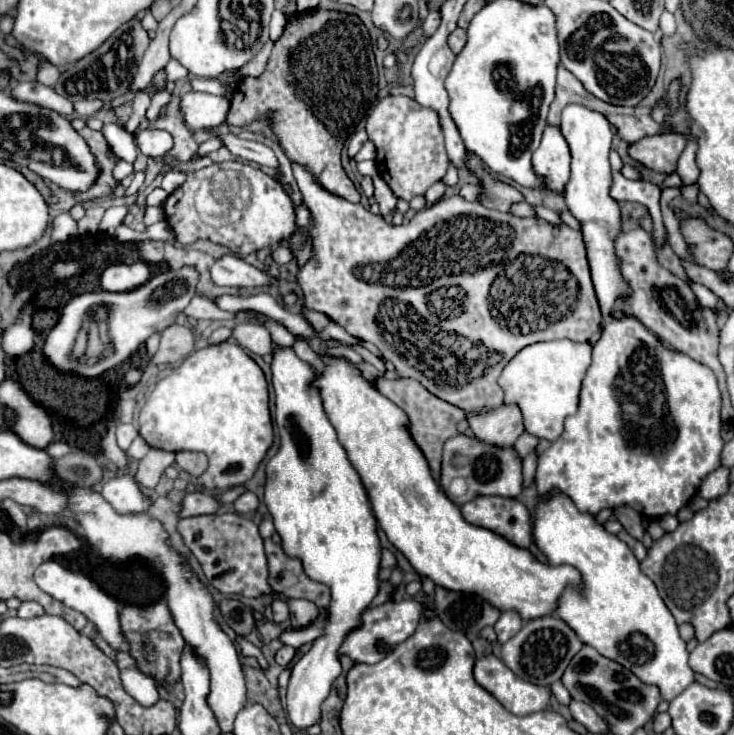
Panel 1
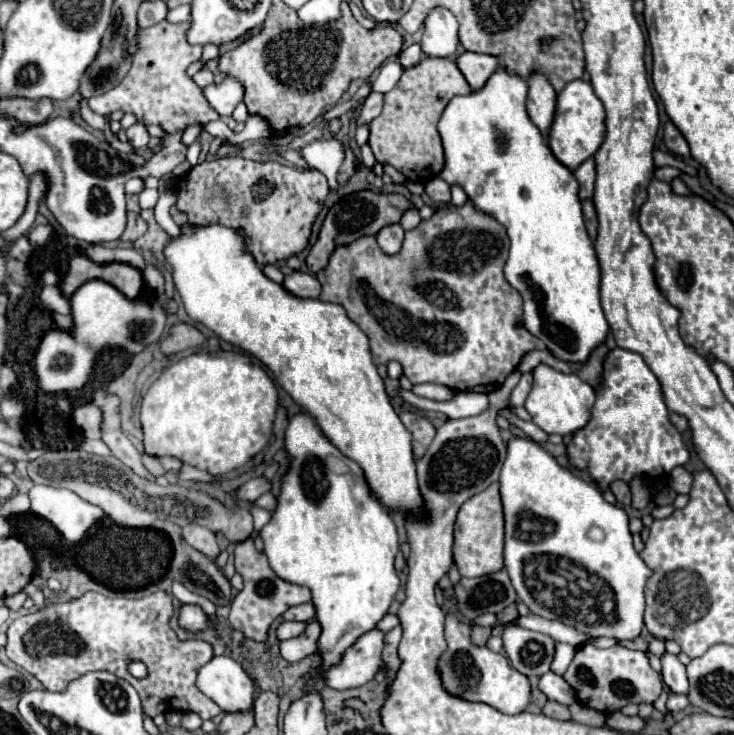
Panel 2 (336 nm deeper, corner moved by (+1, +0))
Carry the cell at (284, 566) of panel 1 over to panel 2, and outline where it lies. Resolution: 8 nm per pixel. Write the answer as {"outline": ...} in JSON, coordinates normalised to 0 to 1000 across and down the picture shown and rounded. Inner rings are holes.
{"outline":[[[337,732],[323,740],[320,751],[320,776],[331,784],[331,803],[315,816],[315,830],[312,830],[312,846],[320,857],[331,860],[337,868],[347,873],[364,873],[364,860],[369,849],[396,824],[416,822],[424,816],[421,800],[388,792],[377,786],[377,781],[366,773],[364,756],[358,751],[350,751],[345,743],[345,735]]]}

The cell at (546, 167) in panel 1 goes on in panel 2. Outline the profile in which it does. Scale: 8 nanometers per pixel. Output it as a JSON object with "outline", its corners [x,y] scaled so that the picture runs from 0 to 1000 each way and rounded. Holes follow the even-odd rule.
{"outline":[[[723,98],[723,103],[718,106],[718,117],[718,155],[726,163],[726,169],[737,177],[737,182],[745,188],[748,171],[756,158],[759,128],[740,98]]]}

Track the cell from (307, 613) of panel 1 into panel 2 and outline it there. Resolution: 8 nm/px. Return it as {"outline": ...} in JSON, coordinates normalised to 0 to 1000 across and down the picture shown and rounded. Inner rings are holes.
{"outline":[[[432,844],[421,846],[418,849],[418,857],[405,865],[405,868],[396,868],[396,871],[388,871],[383,873],[383,893],[391,898],[391,901],[407,901],[424,890],[429,890],[435,884],[435,863],[437,863],[437,852]]]}

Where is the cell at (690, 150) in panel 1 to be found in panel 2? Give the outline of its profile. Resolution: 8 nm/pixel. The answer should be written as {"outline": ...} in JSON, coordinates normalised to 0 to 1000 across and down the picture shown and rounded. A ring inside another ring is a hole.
{"outline":[[[892,201],[890,205],[890,215],[894,227],[916,226],[929,231],[937,238],[950,239],[950,231],[947,229],[916,210],[902,207]]]}

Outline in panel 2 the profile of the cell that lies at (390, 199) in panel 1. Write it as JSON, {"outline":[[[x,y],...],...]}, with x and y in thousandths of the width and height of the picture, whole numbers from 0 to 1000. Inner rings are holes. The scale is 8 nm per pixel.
{"outline":[[[544,305],[519,310],[514,318],[514,332],[525,346],[541,346],[549,332],[549,310]]]}

